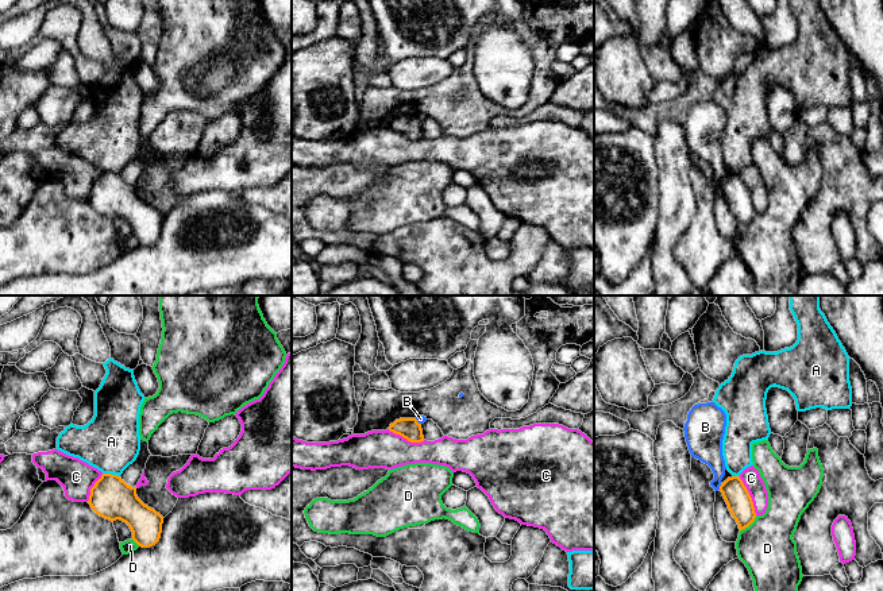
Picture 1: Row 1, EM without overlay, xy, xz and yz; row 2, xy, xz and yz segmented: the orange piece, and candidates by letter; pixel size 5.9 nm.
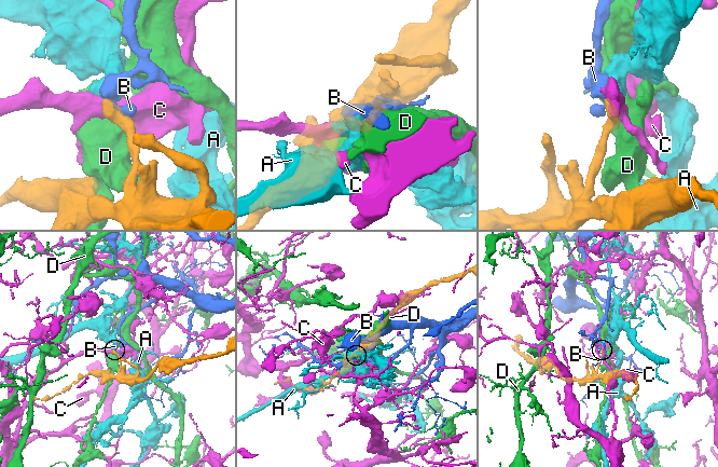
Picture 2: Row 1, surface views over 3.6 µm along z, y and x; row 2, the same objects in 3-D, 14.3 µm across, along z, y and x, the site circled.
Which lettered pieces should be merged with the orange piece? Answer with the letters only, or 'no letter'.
no letter

